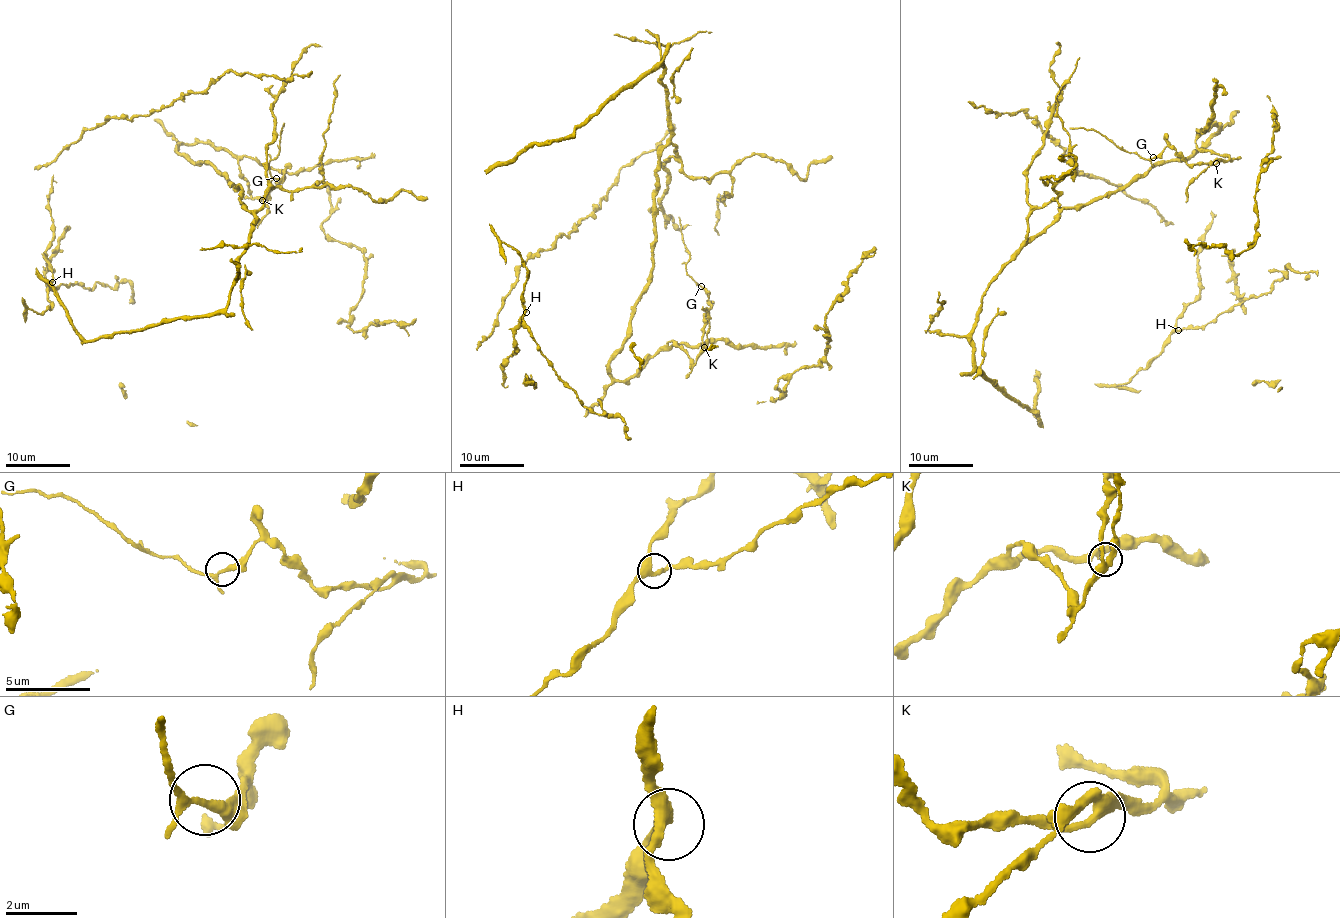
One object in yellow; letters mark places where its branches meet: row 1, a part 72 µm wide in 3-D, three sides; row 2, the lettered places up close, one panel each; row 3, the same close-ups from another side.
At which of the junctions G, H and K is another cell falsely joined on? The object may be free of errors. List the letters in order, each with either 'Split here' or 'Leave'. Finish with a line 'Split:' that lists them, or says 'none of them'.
G: Split here
H: Leave
K: Leave
Split: G

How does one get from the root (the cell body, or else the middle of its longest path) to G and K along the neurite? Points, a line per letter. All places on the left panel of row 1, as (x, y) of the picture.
G: (253, 232), (240, 186), (176, 148), (205, 142), (229, 152), (260, 201), (284, 174), (276, 179)
K: (253, 232), (240, 186), (234, 189), (220, 171), (176, 148), (205, 142), (229, 152), (250, 196), (262, 200)

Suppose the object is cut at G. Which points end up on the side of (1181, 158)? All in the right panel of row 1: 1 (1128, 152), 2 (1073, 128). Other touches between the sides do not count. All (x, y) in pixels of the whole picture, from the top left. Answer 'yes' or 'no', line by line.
1: no
2: no

